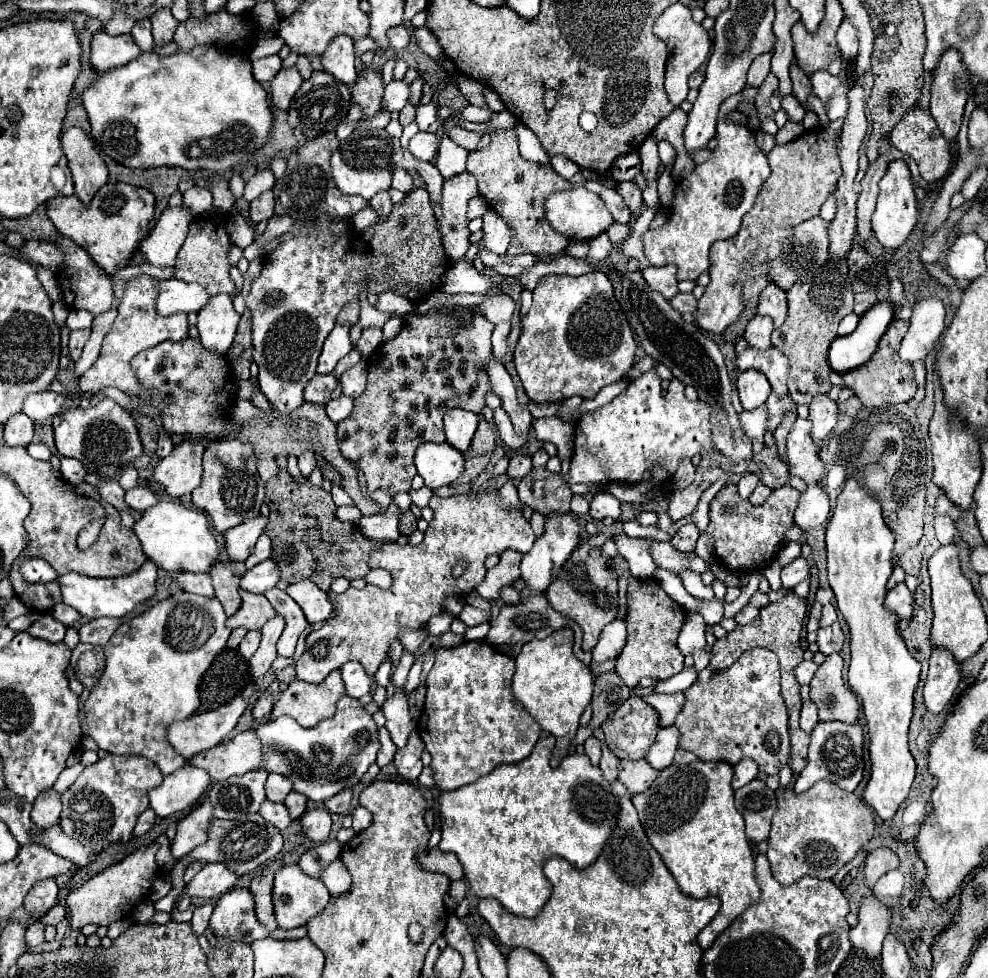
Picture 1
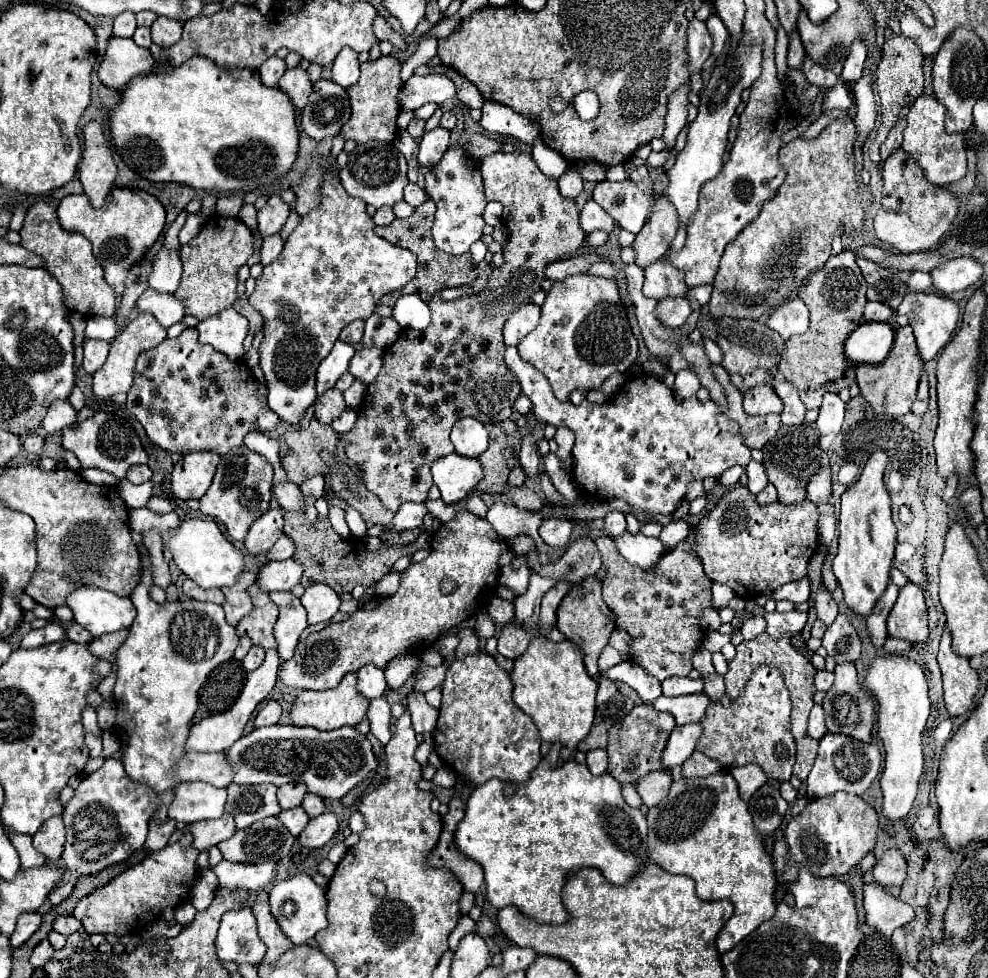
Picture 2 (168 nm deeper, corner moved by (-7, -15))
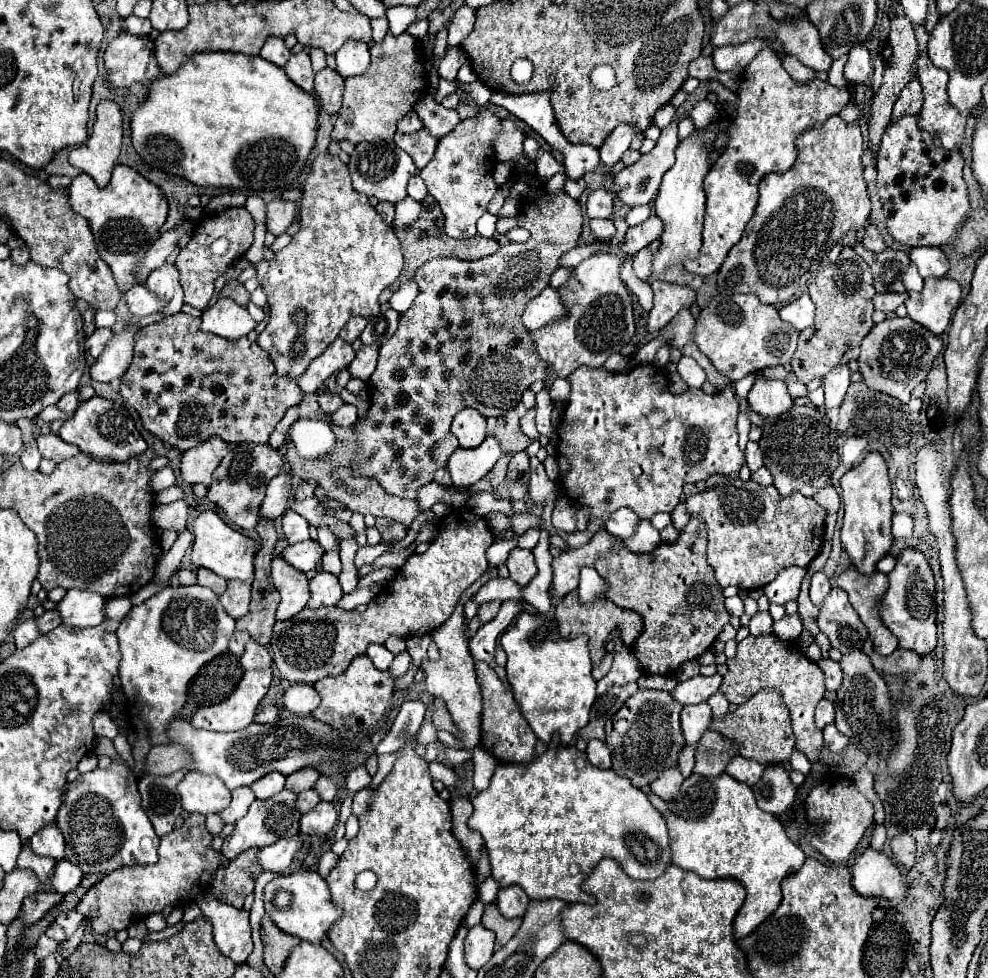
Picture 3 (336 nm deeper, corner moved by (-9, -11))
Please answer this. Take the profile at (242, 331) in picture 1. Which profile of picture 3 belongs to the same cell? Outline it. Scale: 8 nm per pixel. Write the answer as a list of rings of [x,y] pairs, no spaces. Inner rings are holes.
[[[230,281],[218,295],[224,295],[224,297],[230,297],[234,299],[238,305],[246,307],[250,303],[250,293],[244,289],[244,285],[240,285],[238,281]]]

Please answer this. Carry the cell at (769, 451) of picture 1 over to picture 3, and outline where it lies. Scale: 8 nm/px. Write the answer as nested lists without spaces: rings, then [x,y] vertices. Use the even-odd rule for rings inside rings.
[[[794,405],[782,417],[770,419],[762,429],[758,445],[764,453],[764,465],[774,477],[774,487],[784,497],[794,491],[812,497],[820,487],[828,485],[828,479],[838,465],[836,435],[828,425],[828,417],[822,415],[820,409],[808,405]]]

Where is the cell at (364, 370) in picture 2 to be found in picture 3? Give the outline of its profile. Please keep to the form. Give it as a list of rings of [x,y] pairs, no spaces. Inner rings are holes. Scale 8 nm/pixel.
[[[362,345],[356,351],[356,359],[348,367],[348,371],[352,377],[368,381],[376,369],[376,361],[378,361],[378,347],[376,345]]]

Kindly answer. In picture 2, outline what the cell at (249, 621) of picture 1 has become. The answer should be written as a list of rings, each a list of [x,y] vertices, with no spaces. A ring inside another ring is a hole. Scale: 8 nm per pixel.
[[[258,583],[250,587],[250,595],[254,609],[236,625],[236,631],[238,635],[248,635],[254,645],[264,647],[266,651],[276,649],[272,627],[278,617],[278,607],[272,603],[266,591],[260,591]]]

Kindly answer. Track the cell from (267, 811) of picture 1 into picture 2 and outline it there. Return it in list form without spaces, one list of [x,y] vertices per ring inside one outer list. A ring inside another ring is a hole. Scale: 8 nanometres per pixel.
[[[302,807],[282,811],[278,817],[282,819],[282,823],[288,827],[288,831],[290,831],[294,837],[298,837],[300,831],[302,831],[302,829],[308,825],[308,821],[310,821],[308,813],[306,813]]]

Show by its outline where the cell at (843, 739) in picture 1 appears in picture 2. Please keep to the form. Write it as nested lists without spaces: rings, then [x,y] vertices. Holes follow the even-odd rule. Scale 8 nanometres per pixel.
[[[826,733],[820,739],[816,763],[806,779],[808,797],[824,797],[824,795],[836,793],[836,791],[862,795],[870,787],[870,783],[876,779],[878,771],[880,771],[880,749],[874,741],[862,743],[862,741],[852,739],[848,735]]]

